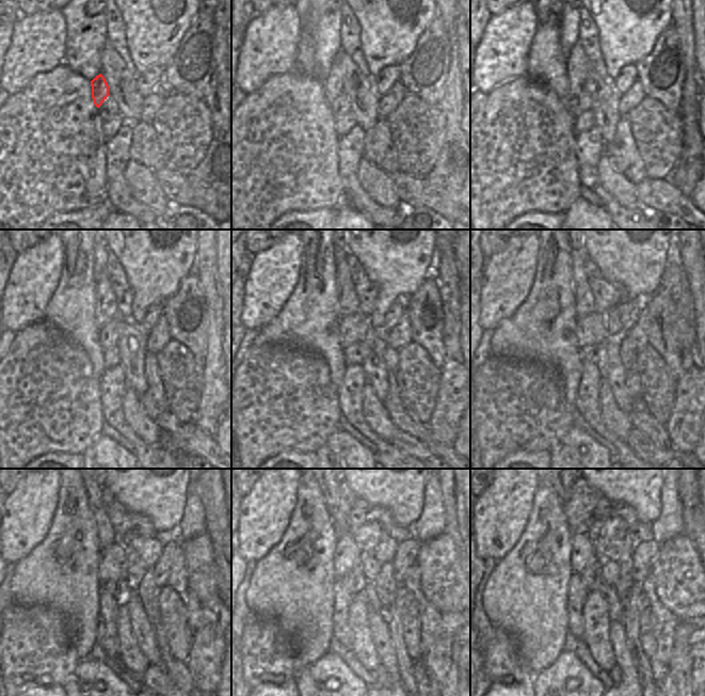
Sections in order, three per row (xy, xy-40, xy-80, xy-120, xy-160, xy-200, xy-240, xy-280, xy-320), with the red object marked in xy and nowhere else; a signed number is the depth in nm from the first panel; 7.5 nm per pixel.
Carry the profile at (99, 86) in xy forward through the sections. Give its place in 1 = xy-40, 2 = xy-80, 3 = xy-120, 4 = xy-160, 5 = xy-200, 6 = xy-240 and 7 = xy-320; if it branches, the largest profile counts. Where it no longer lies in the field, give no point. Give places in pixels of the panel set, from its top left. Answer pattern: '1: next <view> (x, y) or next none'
1: next xy-40 (334, 83)
2: next xy-80 (578, 65)
3: next xy-120 (106, 310)
4: next xy-160 (347, 301)
5: next xy-200 (585, 301)
6: next xy-240 (106, 533)
7: next xy-320 (563, 490)

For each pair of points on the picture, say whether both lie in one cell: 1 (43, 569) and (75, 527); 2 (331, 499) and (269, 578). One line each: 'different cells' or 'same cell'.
1: same cell
2: different cells

